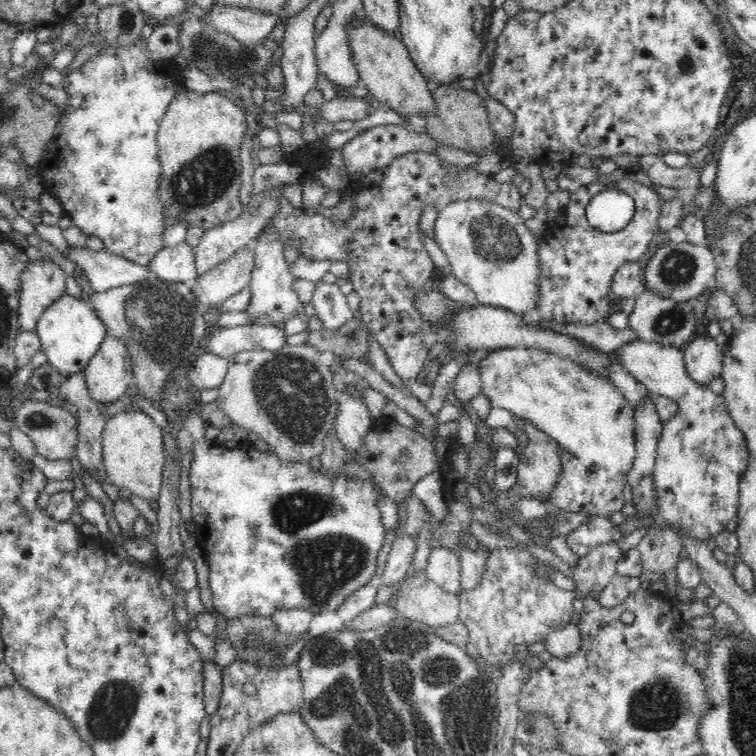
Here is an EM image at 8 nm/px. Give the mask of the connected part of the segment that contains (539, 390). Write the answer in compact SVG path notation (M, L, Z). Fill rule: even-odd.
M536 348L494 349L480 362L482 394L490 399L490 406L503 408L513 415L532 421L536 427L556 440L560 448L570 451L580 460L600 465L616 474L626 475L636 458L635 410L626 401L624 393L604 375L596 375L576 361L562 355Z

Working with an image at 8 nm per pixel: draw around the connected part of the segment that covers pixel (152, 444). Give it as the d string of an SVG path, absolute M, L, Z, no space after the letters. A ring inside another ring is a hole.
M121 411L108 417L102 436L102 459L103 469L108 475L106 482L111 482L118 488L127 488L133 496L146 498L148 501L159 498L165 461L164 437L162 429L144 411Z

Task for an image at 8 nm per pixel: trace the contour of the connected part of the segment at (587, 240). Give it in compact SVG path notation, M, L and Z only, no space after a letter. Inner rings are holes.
M631 179L606 184L596 180L572 193L570 203L562 209L562 219L556 218L551 224L551 228L562 228L558 232L566 234L560 234L560 238L548 238L548 230L545 230L538 238L538 257L542 263L542 278L538 280L538 308L534 313L526 314L523 320L528 323L550 320L560 324L588 325L604 321L609 311L608 294L613 276L620 266L636 262L642 258L642 254L648 252L648 247L659 231L659 218L664 206L665 201L654 188ZM607 189L624 192L635 201L634 216L622 231L602 232L587 221L585 209L590 200Z

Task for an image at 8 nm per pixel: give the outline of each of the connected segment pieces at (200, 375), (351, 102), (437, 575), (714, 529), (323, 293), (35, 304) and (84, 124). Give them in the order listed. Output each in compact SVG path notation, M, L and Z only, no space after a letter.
M212 353L197 356L188 367L186 377L199 389L220 388L228 372L228 359Z
M336 97L326 102L319 110L320 118L324 122L331 122L332 125L340 121L360 121L368 117L374 106L369 106L366 98Z
M446 547L432 549L425 572L429 580L436 582L446 592L459 596L463 591L460 558L450 549Z
M636 340L620 346L615 352L618 352L620 363L626 367L626 371L645 384L651 394L668 397L679 406L679 411L663 424L656 449L653 472L655 504L659 520L666 521L670 527L696 541L707 543L725 531L726 524L738 516L740 478L744 476L750 458L744 433L730 417L723 395L714 393L708 385L699 385L688 375L683 348Z
M318 281L310 308L326 329L340 328L353 318L353 312L346 302L346 295L340 291L337 283Z
M50 258L28 262L20 274L19 316L22 331L35 332L38 318L56 298L66 294L66 274Z
M93 21L84 27L77 27L76 36L68 42L68 49L79 52L88 42L99 43L102 50L106 50L106 52L97 57L92 57L88 62L76 68L76 70L72 70L63 80L62 88L69 95L69 108L68 110L64 109L64 112L62 112L62 118L55 129L54 139L48 142L46 148L44 148L45 153L37 165L37 170L39 170L37 174L41 177L44 192L60 201L64 214L70 217L72 224L80 228L86 235L86 238L89 236L97 236L104 242L105 249L108 252L147 266L150 260L156 256L156 252L160 252L164 248L162 234L168 228L168 224L166 224L166 211L164 211L163 203L160 201L160 196L158 196L160 178L162 178L162 163L160 163L160 157L158 157L157 135L169 105L173 102L175 96L178 95L180 74L177 72L179 71L177 70L177 65L182 61L177 59L154 61L154 58L150 58L150 51L147 49L146 40L142 39L141 36L132 46L128 46L128 48L109 46L107 42L103 42L101 39Z

